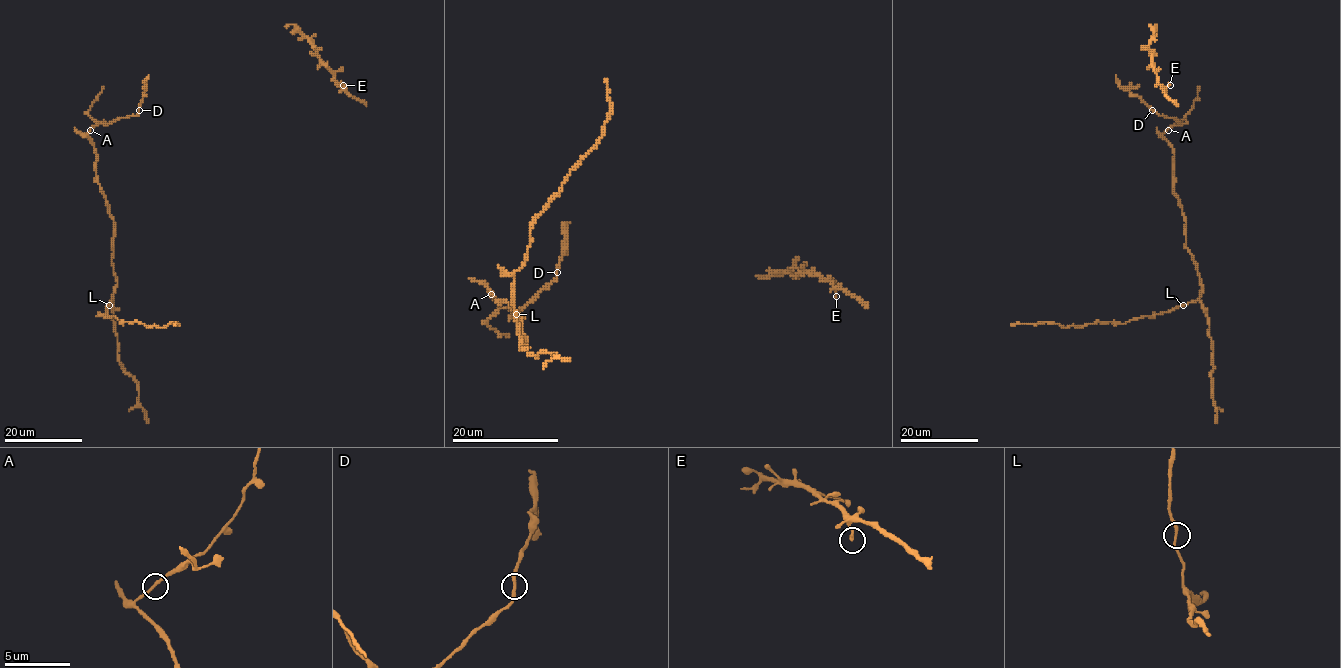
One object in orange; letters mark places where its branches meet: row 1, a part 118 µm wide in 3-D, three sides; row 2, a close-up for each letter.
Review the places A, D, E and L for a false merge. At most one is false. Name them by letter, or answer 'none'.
none

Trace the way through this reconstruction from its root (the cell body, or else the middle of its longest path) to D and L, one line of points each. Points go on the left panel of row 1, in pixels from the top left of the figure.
D: (89, 138), (88, 134), (93, 126), (134, 116), (139, 110)
L: (89, 138), (96, 157), (95, 181), (114, 221), (112, 264), (117, 286), (109, 305)

